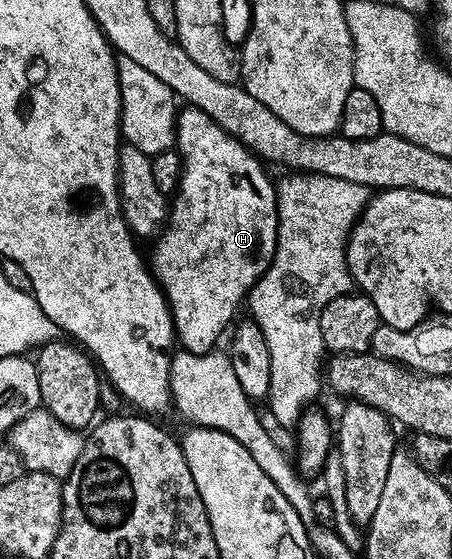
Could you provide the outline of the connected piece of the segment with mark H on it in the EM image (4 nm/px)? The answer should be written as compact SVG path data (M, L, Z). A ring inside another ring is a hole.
M184 107L176 113L176 139L175 148L178 150L180 157L184 160L182 175L180 176L180 187L174 194L174 200L170 205L170 212L166 224L159 230L155 238L156 246L152 249L152 261L150 257L150 272L155 277L156 282L160 285L164 297L168 301L168 307L172 310L172 328L174 337L177 342L180 341L185 350L189 353L206 353L213 348L212 345L224 333L224 328L228 324L233 324L232 316L236 313L236 308L240 304L245 304L246 298L251 294L252 288L258 283L258 279L268 270L270 263L275 257L276 232L278 231L278 219L276 218L276 185L274 181L268 178L265 166L259 157L252 150L248 149L240 142L237 137L232 137L206 111Z

